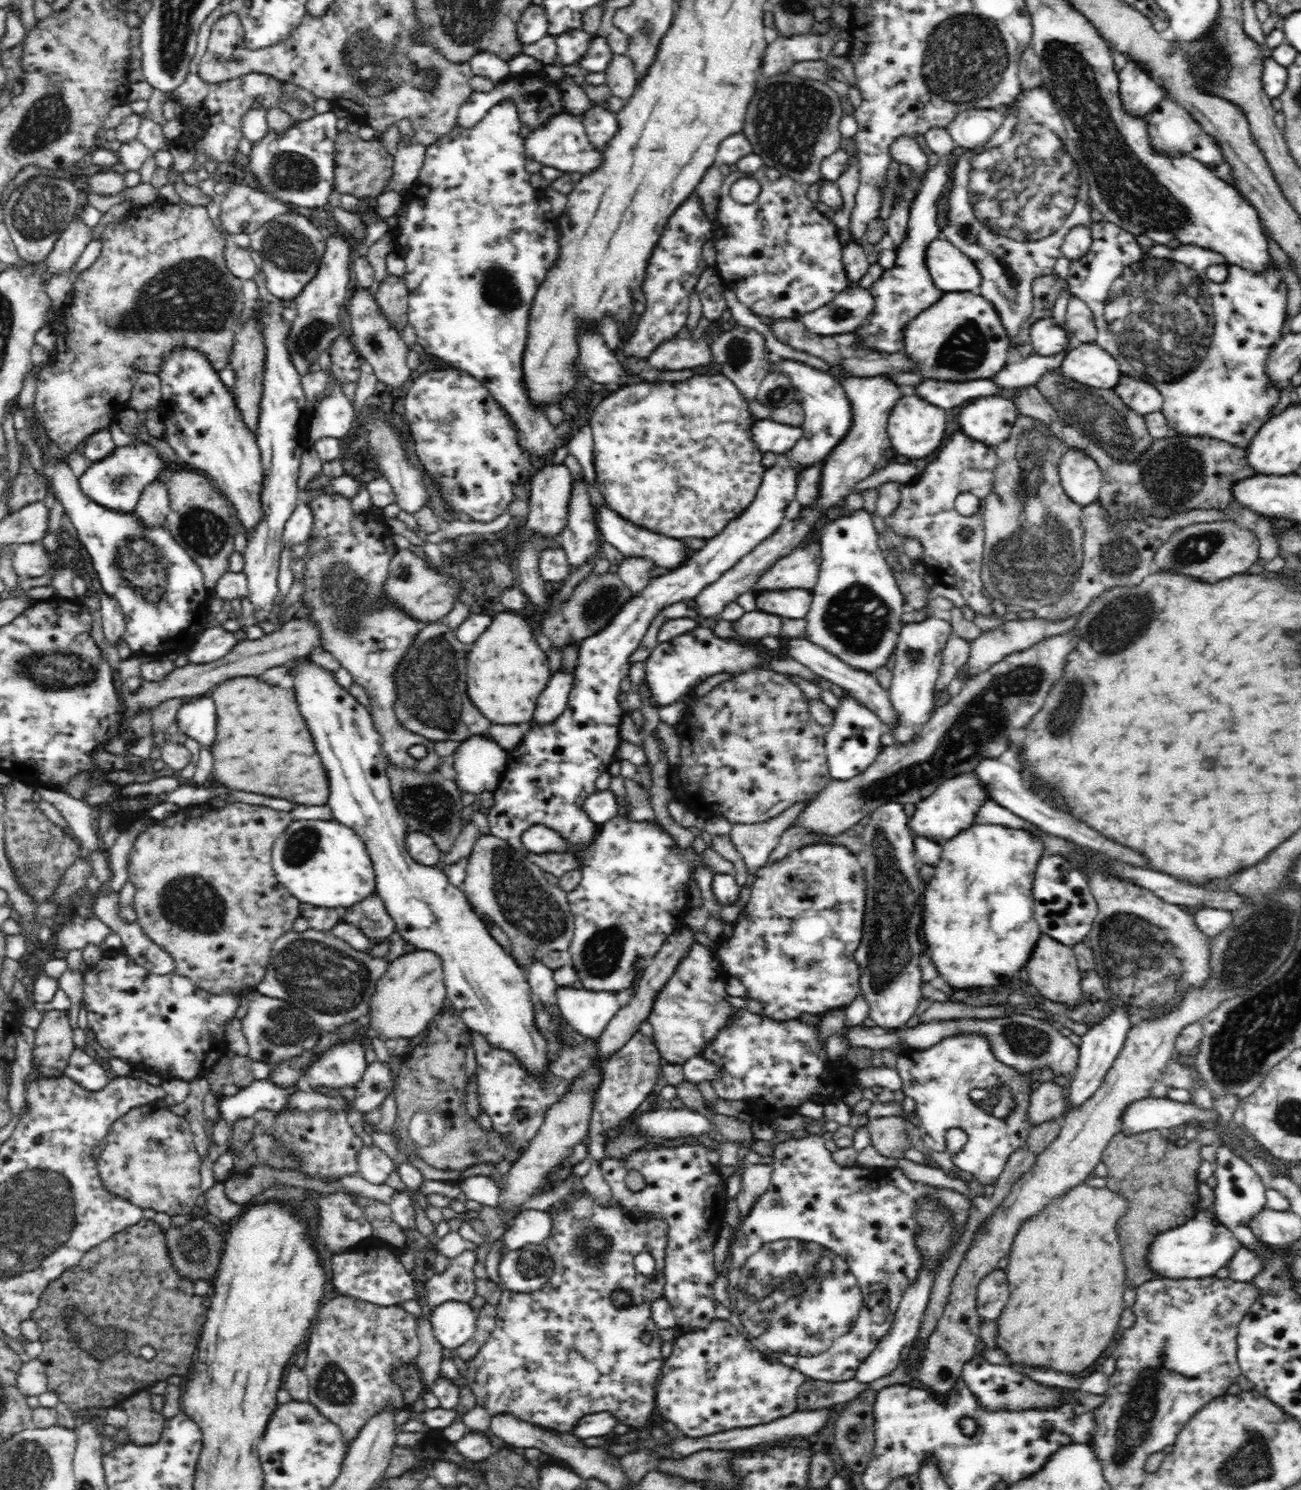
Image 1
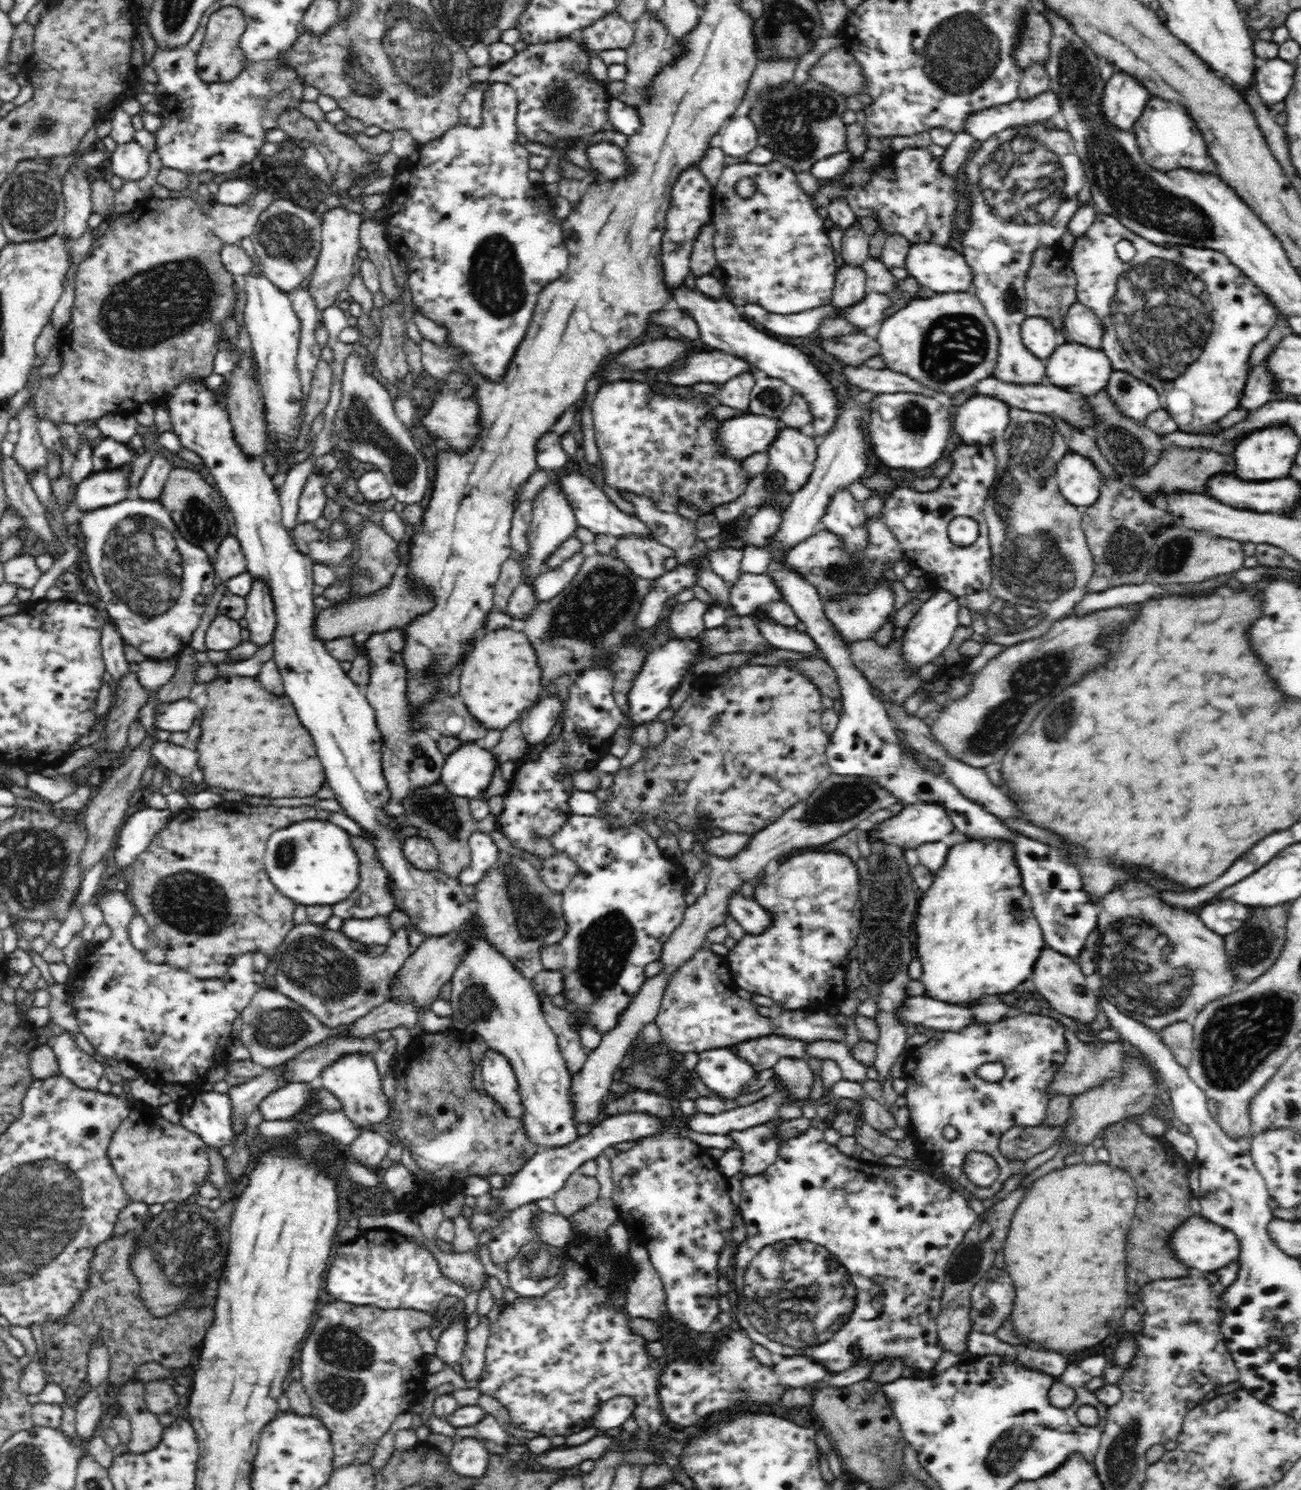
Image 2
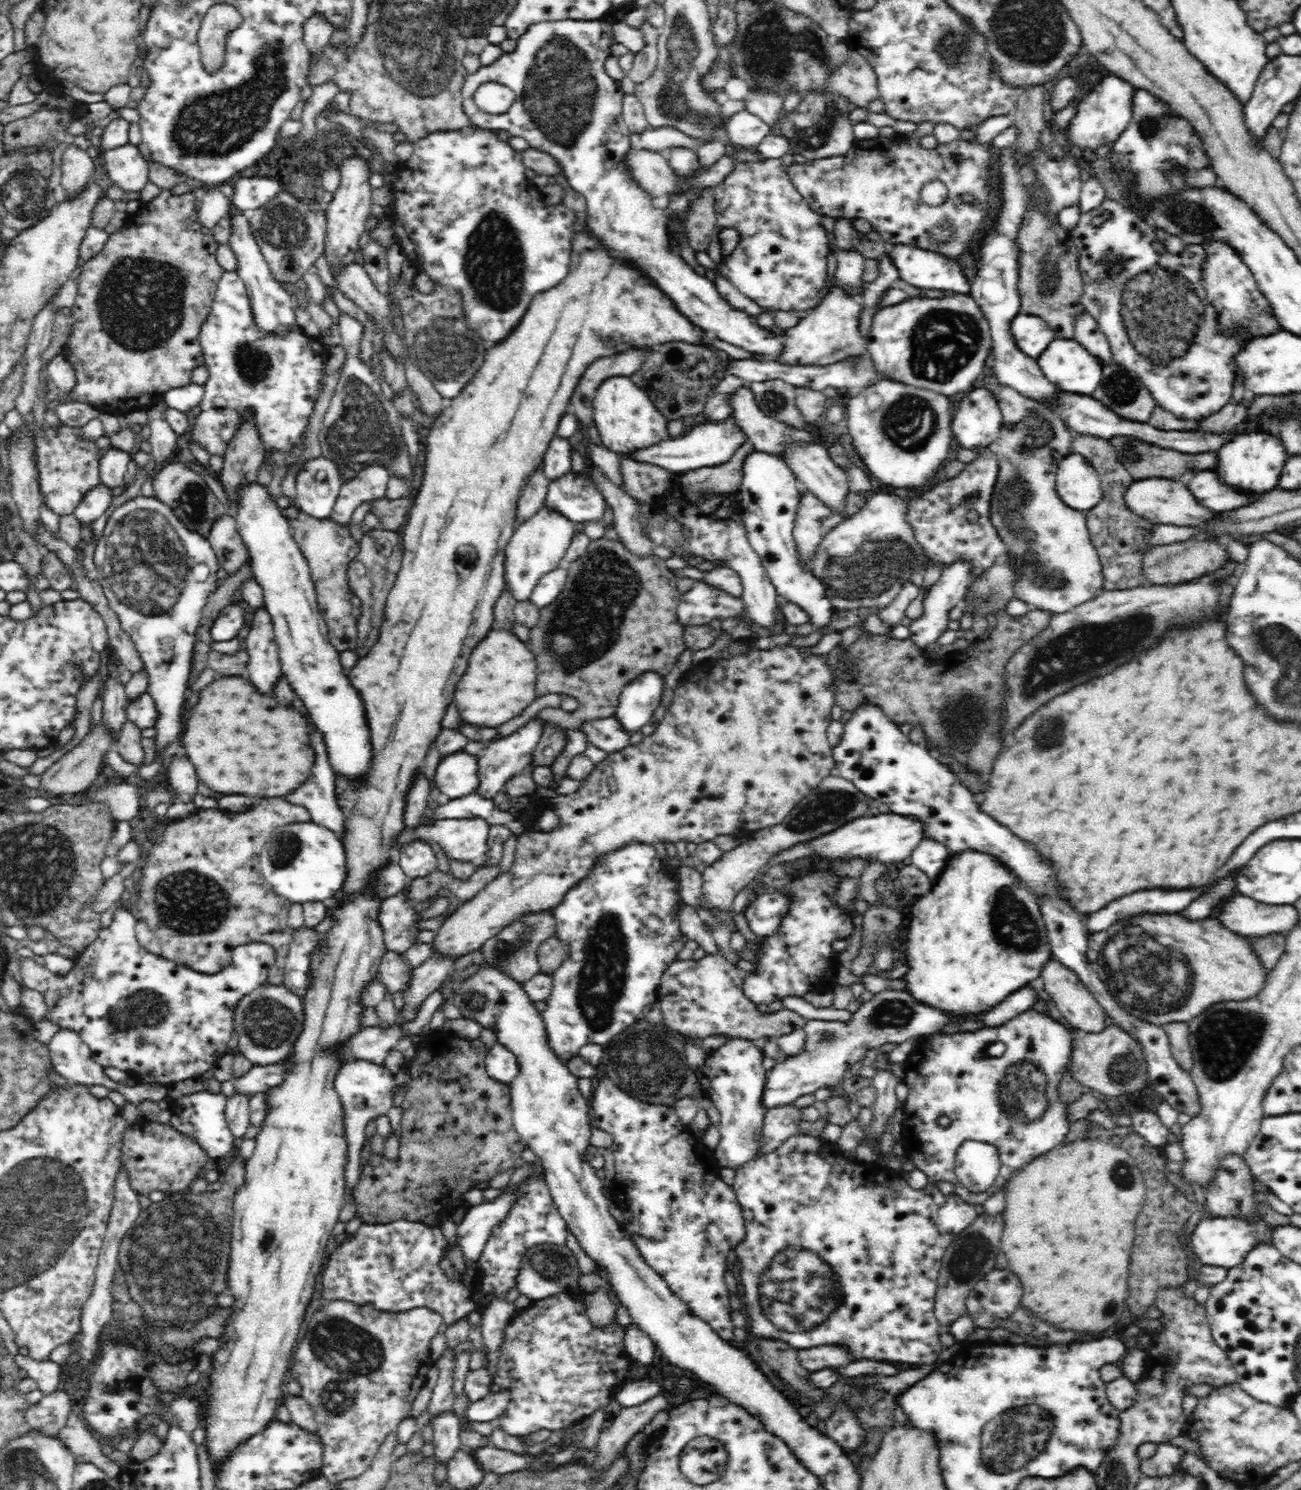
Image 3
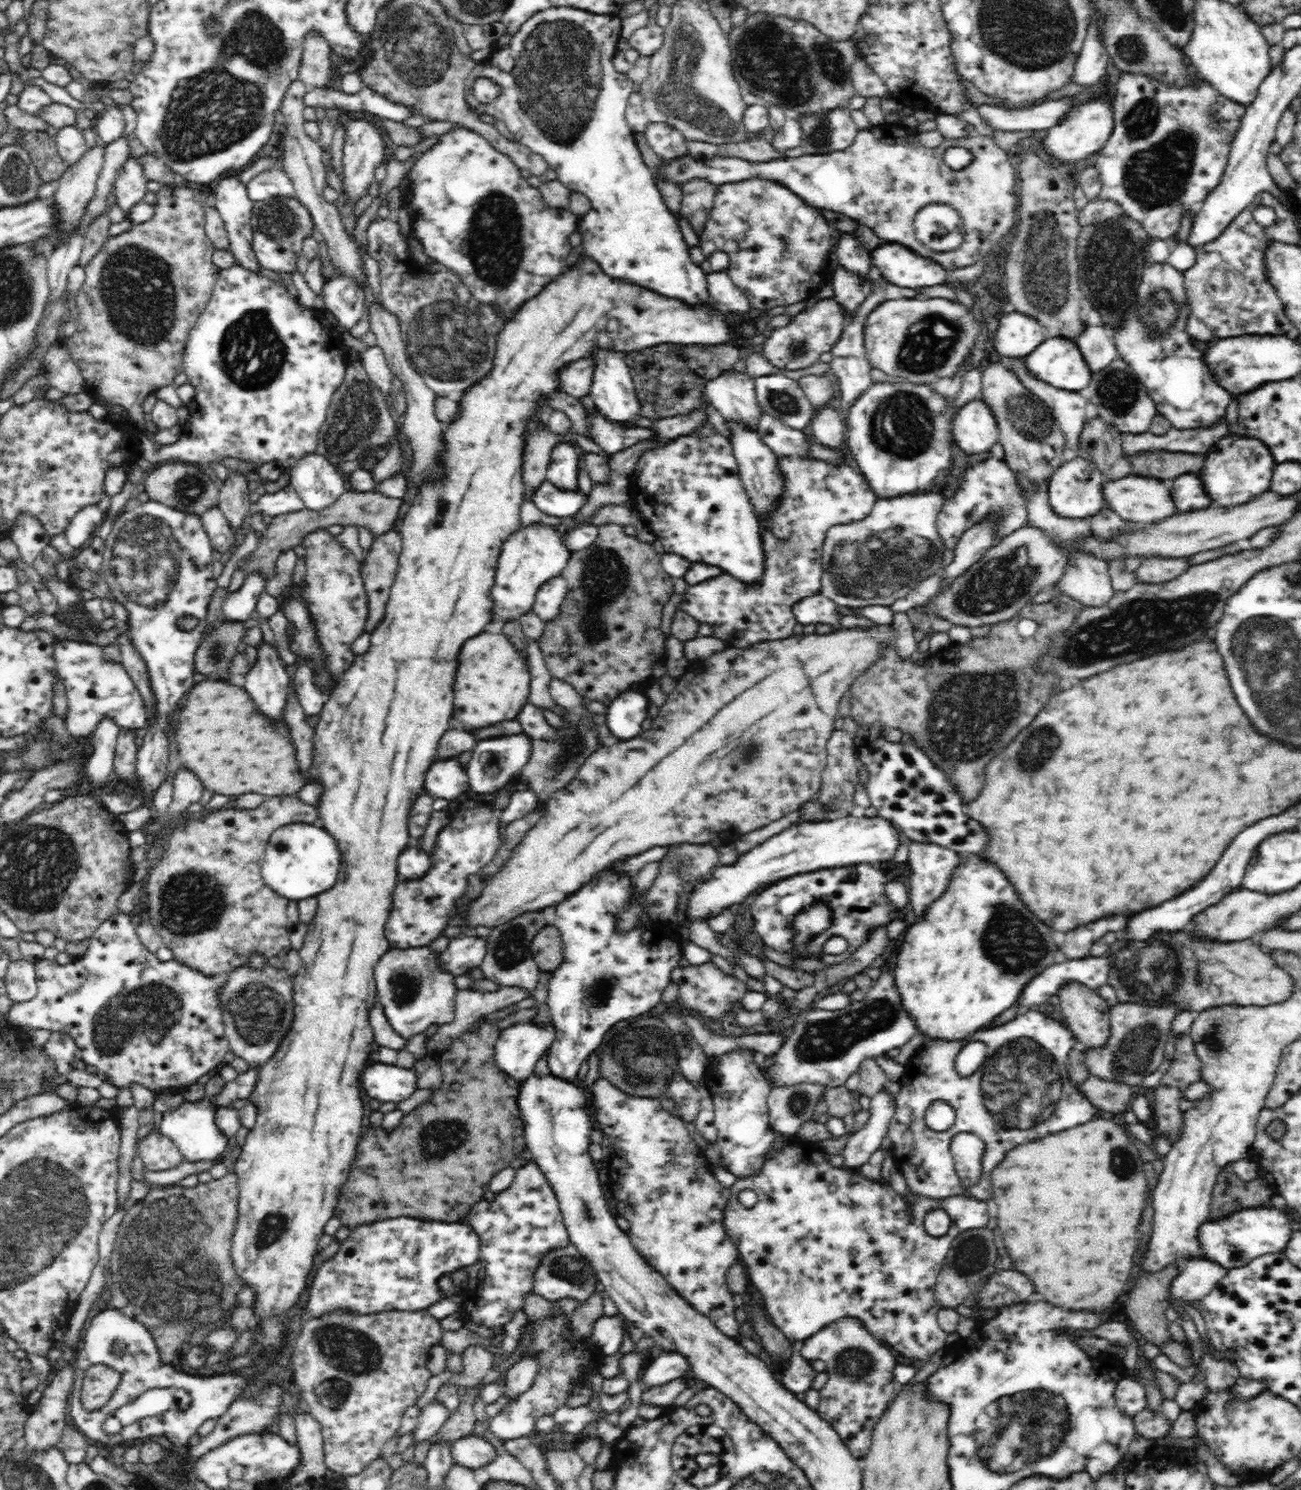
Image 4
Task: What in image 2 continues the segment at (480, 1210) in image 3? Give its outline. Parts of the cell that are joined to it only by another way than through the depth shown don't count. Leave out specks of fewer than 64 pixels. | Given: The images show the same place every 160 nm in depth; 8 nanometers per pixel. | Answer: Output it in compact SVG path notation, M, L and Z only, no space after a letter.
M638 1112L618 1114L618 1116L606 1117L606 1120L592 1127L587 1135L581 1136L568 1146L536 1152L526 1164L522 1165L518 1172L512 1175L511 1183L505 1189L501 1186L501 1190L496 1192L496 1196L500 1198L501 1204L503 1204L502 1210L494 1214L488 1214L488 1209L477 1213L473 1211L470 1229L476 1235L482 1230L494 1230L502 1222L500 1220L502 1212L508 1210L512 1212L522 1205L536 1202L543 1198L553 1198L561 1188L564 1188L568 1178L576 1172L576 1168L580 1168L586 1160L595 1159L597 1156L602 1155L605 1148L610 1148L610 1146L620 1144L620 1142L630 1142L630 1140L636 1140L636 1138L642 1138L642 1136L662 1132L662 1127L662 1120L655 1119L654 1116L646 1116Z

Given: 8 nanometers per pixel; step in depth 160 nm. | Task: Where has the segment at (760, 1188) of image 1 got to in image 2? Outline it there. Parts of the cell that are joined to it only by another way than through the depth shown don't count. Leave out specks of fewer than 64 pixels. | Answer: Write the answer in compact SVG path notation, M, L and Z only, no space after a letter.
M770 1121L746 1130L730 1130L728 1135L742 1151L741 1172L745 1176L756 1176L774 1164L782 1140L776 1137L776 1128Z

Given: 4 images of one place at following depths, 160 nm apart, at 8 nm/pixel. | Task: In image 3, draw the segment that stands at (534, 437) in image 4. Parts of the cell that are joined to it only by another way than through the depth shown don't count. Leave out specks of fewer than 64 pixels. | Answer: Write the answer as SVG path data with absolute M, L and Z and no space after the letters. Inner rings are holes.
M622 457L617 463L624 475L624 492L634 500L650 503L678 483L678 474L662 467ZM542 467L530 474L528 483L518 500L518 526L529 520L545 506L550 482L551 480L544 474Z

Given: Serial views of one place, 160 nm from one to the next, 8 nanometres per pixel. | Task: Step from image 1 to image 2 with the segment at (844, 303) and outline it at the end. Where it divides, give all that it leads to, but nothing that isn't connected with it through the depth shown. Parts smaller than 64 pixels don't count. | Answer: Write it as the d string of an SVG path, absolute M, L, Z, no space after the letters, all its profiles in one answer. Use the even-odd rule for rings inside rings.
M868 292L860 303L848 308L849 322L856 324L858 328L868 328L886 318L885 312L890 305L890 294ZM742 303L743 312L754 318L755 322L763 324L774 335L809 336L818 328L823 317L830 316L834 307L827 304L818 308L811 308L798 314L772 314L757 304Z

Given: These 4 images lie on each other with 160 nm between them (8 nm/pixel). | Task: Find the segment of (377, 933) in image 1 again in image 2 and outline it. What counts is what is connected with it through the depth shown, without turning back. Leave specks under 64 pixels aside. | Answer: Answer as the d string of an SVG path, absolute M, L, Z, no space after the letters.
M350 836L350 843L354 847L358 858L360 859L360 882L354 894L350 898L332 905L333 914L340 916L343 920L350 918L374 918L374 916L389 916L394 910L394 895L391 893L391 880L388 873L383 868L380 859L376 856L375 848L372 843L367 843L364 836Z

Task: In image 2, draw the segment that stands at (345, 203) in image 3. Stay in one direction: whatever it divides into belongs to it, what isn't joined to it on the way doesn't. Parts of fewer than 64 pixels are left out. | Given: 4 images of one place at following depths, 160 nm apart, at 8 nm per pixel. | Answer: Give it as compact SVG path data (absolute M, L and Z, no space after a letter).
M343 206L330 207L329 211L323 214L322 234L321 234L321 251L311 276L308 293L314 299L317 309L333 308L338 294L345 293L348 285L353 278L353 262L358 250L361 248L359 243L359 232L363 218L355 212L350 212Z

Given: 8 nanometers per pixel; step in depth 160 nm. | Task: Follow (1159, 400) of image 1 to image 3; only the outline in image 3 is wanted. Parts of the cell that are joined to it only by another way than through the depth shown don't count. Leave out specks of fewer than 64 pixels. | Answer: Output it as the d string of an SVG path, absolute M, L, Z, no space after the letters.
M1118 362L1103 366L1102 380L1091 395L1108 410L1135 423L1148 423L1157 405L1142 379Z

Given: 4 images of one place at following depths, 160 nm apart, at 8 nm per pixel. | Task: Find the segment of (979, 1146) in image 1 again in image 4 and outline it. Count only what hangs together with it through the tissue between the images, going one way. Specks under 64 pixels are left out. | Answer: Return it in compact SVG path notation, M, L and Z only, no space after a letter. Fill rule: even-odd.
M1032 1009L1022 1012L1026 1014L1018 1014L1002 1026L976 1032L966 1040L928 1040L904 1065L900 1090L894 1095L895 1114L888 1124L886 1136L891 1140L894 1166L904 1175L907 1190L918 1198L945 1199L967 1192L969 1196L987 1201L992 1198L990 1174L1006 1152L1018 1144L1086 1124L1099 1112L1067 1074L1068 1054L1079 1046L1074 1034L1042 1012ZM974 1040L988 1046L986 1058L976 1072L962 1076L954 1065L956 1054L964 1044ZM938 1100L946 1101L955 1111L954 1124L942 1132L928 1128L924 1120L926 1110ZM960 1132L976 1134L986 1143L982 1154L982 1176L978 1184L969 1188L964 1188L953 1172L950 1157L952 1138Z

